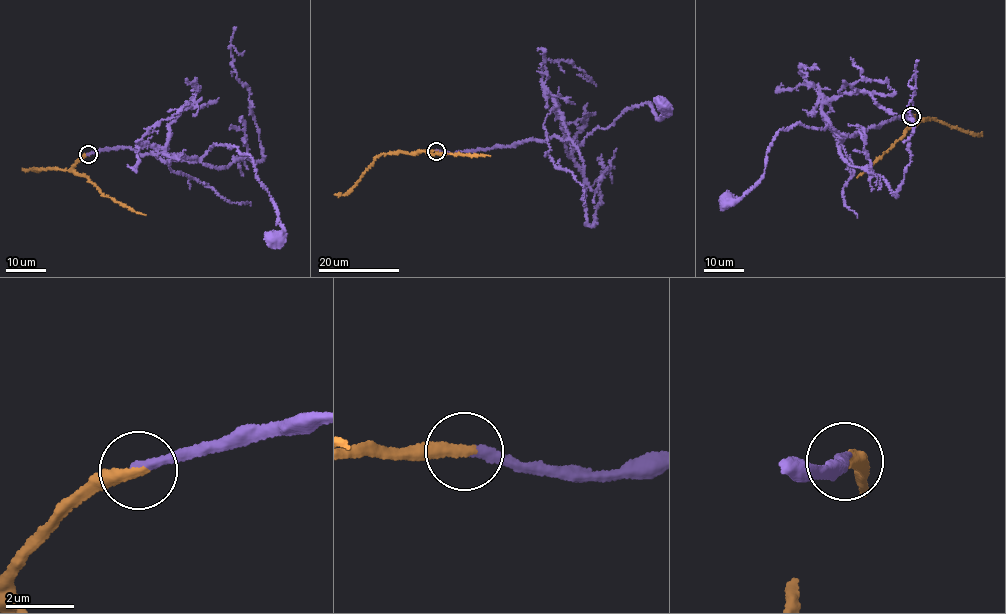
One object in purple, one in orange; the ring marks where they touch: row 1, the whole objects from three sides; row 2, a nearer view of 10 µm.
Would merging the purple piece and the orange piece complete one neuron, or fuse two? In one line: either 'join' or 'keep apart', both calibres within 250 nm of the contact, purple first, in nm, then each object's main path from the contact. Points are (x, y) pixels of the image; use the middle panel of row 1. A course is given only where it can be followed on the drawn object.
join; calibres 280 and 360 nm; course purple (436, 151), (459, 154), (554, 136), (581, 145), (628, 107), (650, 103), (657, 120), (667, 115), (662, 105); course orange (436, 151), (379, 154), (346, 194), (334, 194)

